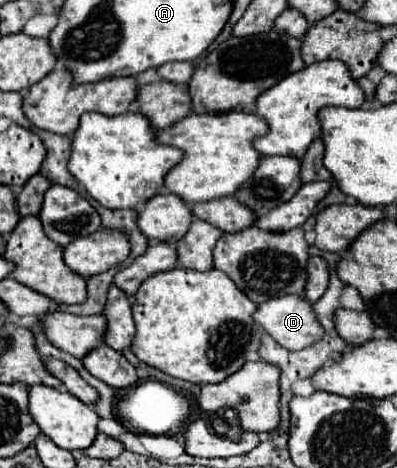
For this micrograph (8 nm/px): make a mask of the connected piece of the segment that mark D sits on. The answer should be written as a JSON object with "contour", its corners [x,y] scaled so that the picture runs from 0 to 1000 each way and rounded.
{"contour":[[[761,628],[710,632],[695,641],[675,641],[670,650],[655,650],[645,662],[645,688],[655,688],[655,697],[715,744],[761,748],[816,722],[816,697],[801,688],[786,650]]]}

